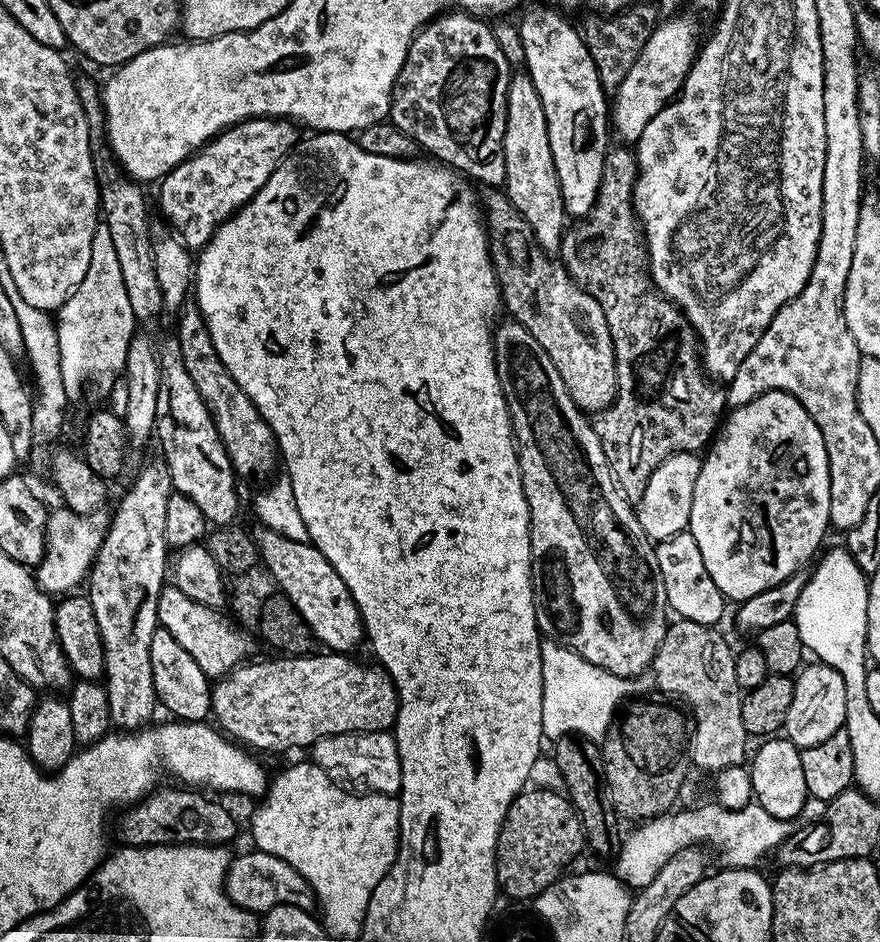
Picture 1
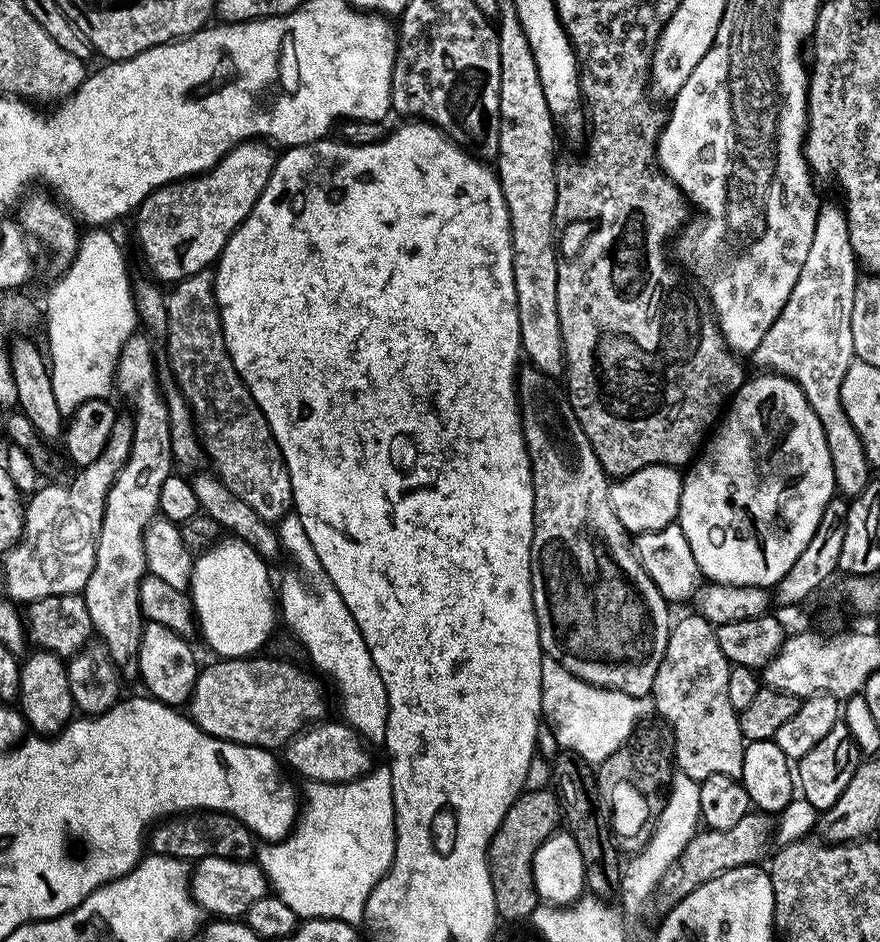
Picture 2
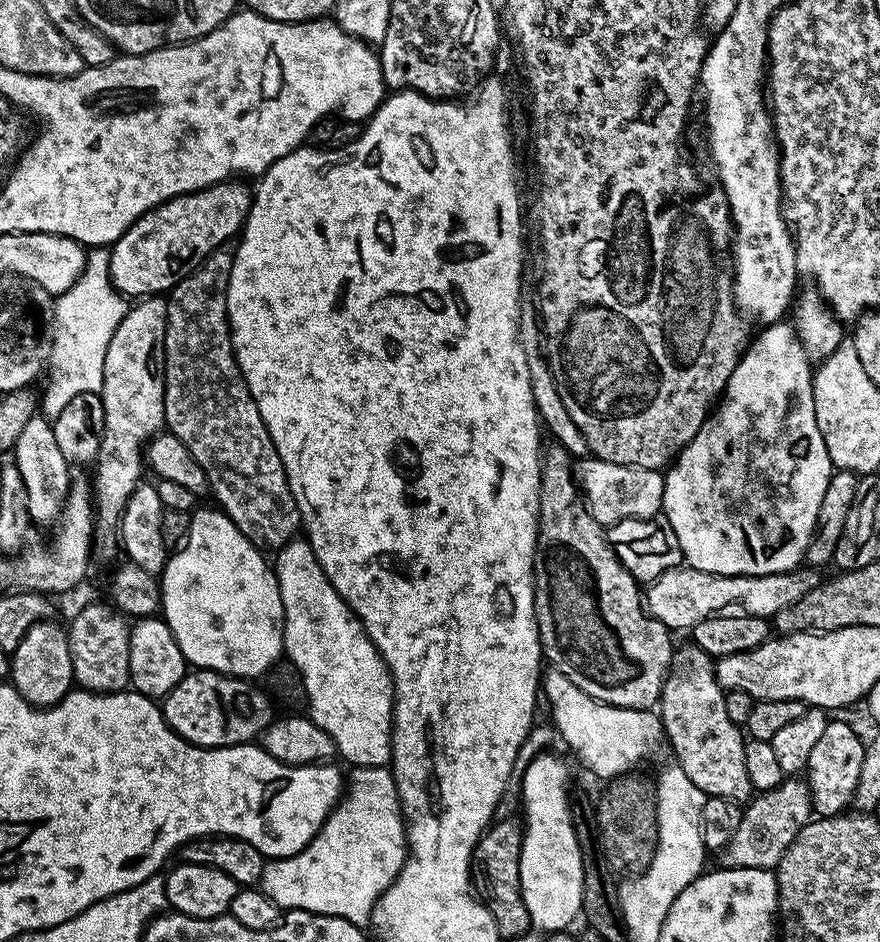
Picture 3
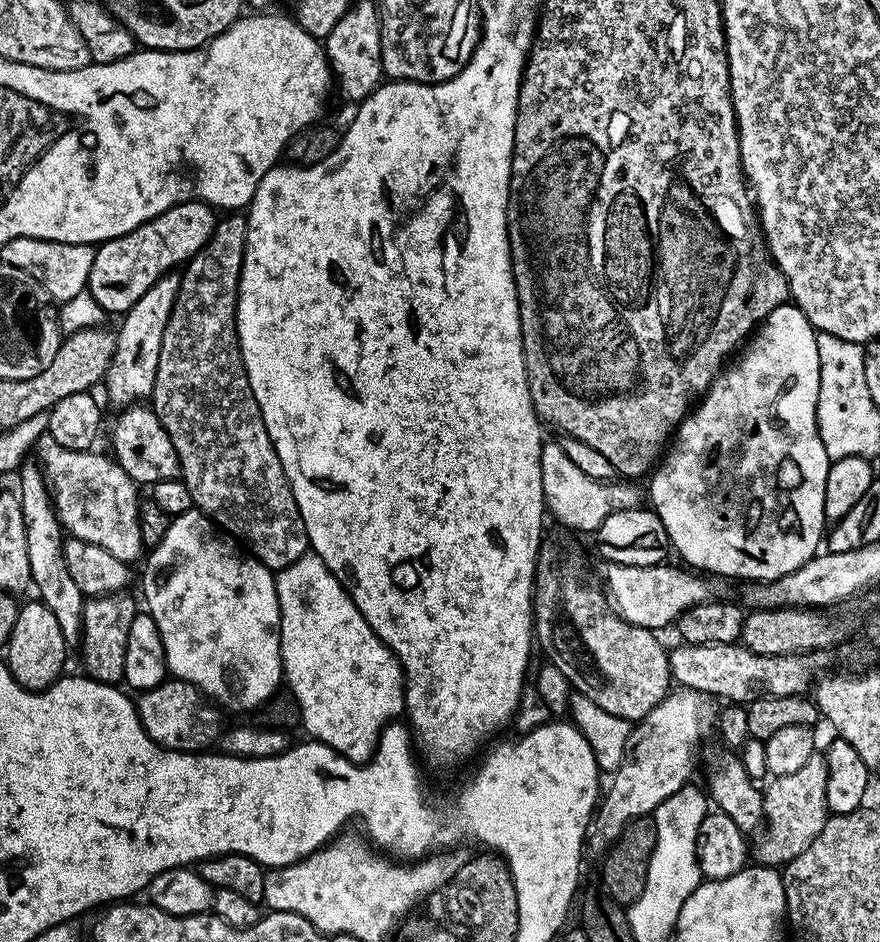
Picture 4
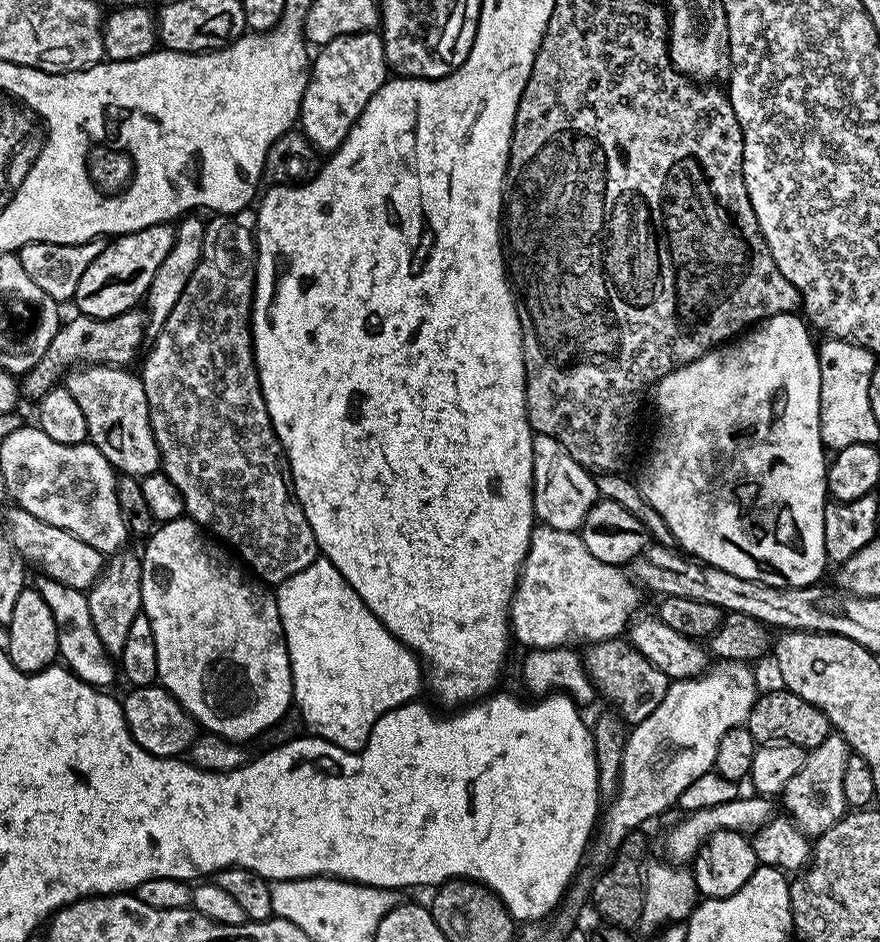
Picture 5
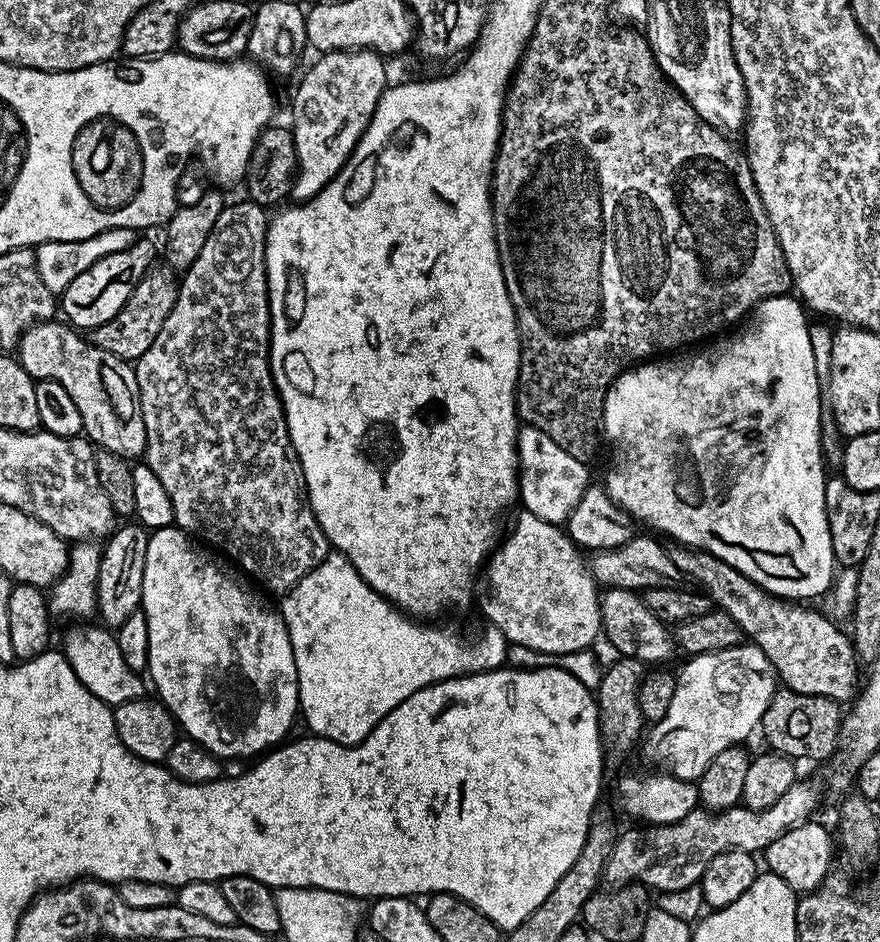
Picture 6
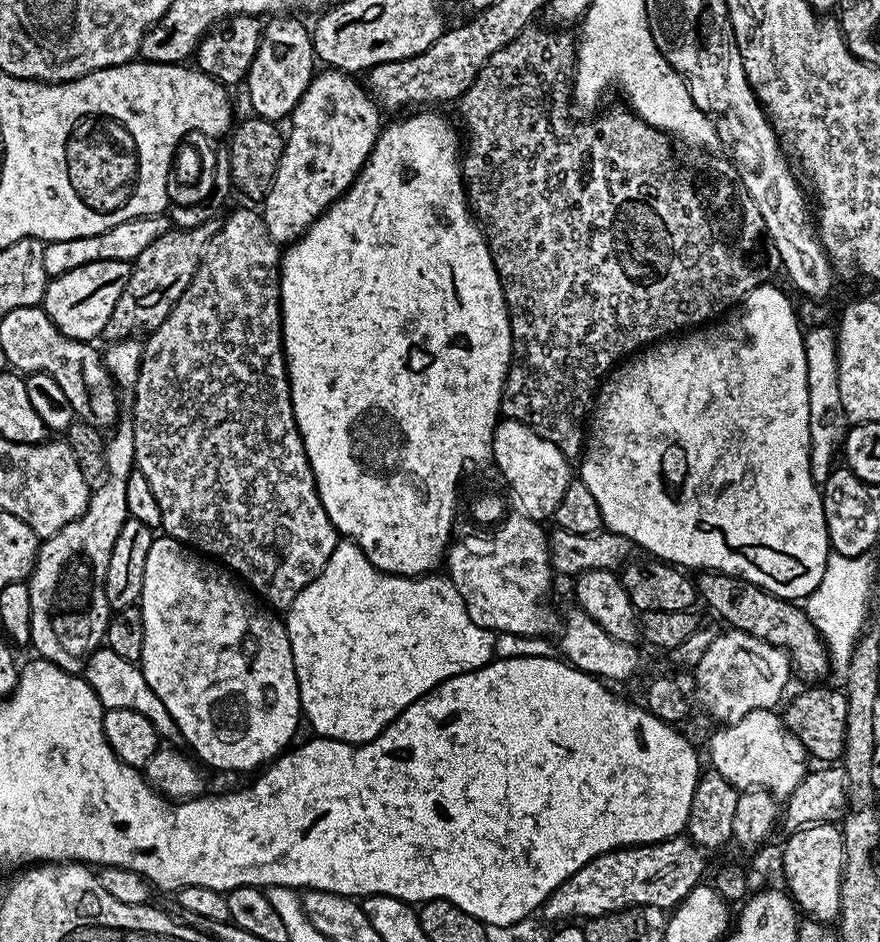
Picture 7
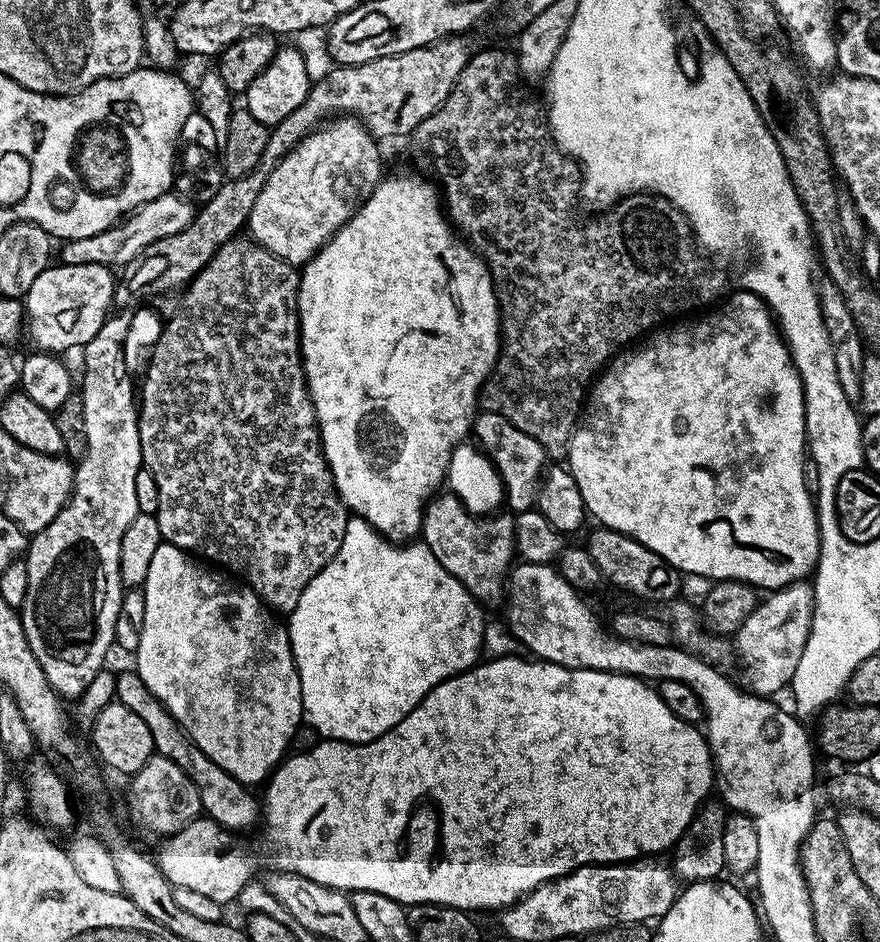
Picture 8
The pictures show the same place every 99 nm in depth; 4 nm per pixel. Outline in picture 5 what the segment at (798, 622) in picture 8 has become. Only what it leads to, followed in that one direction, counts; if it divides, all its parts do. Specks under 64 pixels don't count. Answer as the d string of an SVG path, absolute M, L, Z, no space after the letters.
M725 660L723 662L716 662L711 665L707 670L700 673L698 676L691 676L688 680L674 680L671 681L666 690L666 698L662 698L662 702L658 702L658 706L654 710L654 714L650 714L650 718L646 718L641 724L635 725L627 733L624 742L624 753L622 754L622 770L620 771L620 785L616 791L616 796L607 805L608 813L603 813L602 821L599 823L598 831L594 836L594 848L596 844L596 860L600 863L600 866L607 865L609 860L616 855L620 850L620 843L631 834L631 832L637 831L647 820L652 820L655 816L660 816L667 810L671 804L675 805L679 801L682 790L686 790L686 786L693 784L698 778L702 778L702 774L713 771L716 763L716 755L718 754L718 742L722 742L722 734L726 734L726 730L731 728L739 728L747 721L750 710L754 706L758 695L758 689L756 689L756 676L752 673L753 669L746 664L739 664L737 660Z

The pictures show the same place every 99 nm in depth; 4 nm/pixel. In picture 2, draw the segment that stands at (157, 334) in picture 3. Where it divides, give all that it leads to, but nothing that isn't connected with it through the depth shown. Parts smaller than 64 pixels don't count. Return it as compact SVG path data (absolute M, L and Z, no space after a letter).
M135 334L129 338L117 358L115 383L118 385L118 392L120 390L122 395L128 396L129 402L132 403L132 449L130 458L122 466L118 478L114 478L114 486L110 486L110 494L106 494L106 510L102 516L102 534L98 538L94 570L90 574L90 582L86 582L82 593L86 610L90 610L90 622L95 635L108 648L112 661L120 669L121 677L125 681L132 679L135 681L140 674L140 643L146 623L140 609L140 587L145 576L149 575L144 549L144 532L148 529L148 525L157 519L160 511L162 482L166 482L166 478L174 472L170 418L164 393L158 383L156 352L152 349L153 341L147 335L144 336Z

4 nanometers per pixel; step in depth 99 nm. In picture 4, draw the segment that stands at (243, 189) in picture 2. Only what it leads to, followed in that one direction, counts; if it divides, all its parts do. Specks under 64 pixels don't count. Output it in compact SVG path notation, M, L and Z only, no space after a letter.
M187 200L167 208L153 220L148 220L132 232L116 240L105 240L96 248L94 266L90 266L90 278L86 291L93 296L105 313L123 314L162 278L188 263L206 246L212 231L216 229L218 216L212 205L200 200Z

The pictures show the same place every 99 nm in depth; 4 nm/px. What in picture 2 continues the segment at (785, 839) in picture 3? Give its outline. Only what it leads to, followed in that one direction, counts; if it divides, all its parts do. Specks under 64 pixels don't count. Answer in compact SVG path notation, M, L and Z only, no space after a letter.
M759 810L749 811L740 822L728 830L708 828L700 830L691 842L681 852L676 863L665 874L662 887L658 892L658 899L664 906L677 904L686 894L690 894L698 886L710 882L710 878L718 878L744 864L756 864L759 856L768 848L768 843L774 840L774 820L771 815Z

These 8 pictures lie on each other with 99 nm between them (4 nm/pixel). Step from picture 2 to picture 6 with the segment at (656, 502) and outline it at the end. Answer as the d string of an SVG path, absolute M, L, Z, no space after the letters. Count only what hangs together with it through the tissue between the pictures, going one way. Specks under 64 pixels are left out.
M527 426L521 427L516 434L516 462L518 500L523 511L551 524L563 525L574 506L578 506L582 494L590 487L589 465L578 458L570 458L570 454L566 454L554 438L542 434L542 430Z

